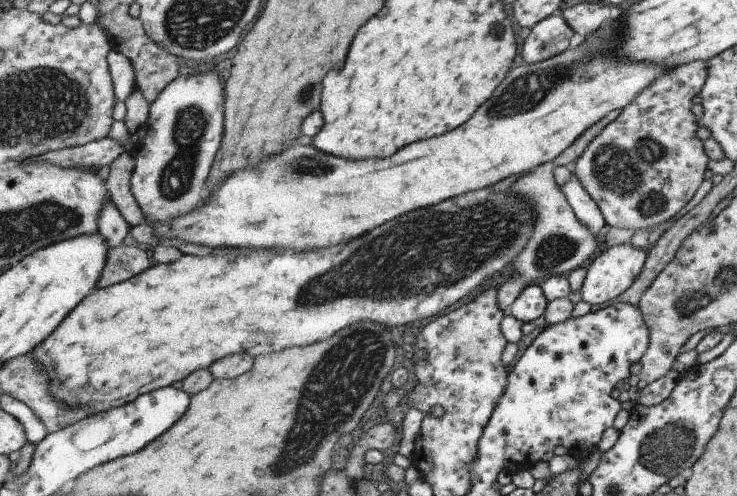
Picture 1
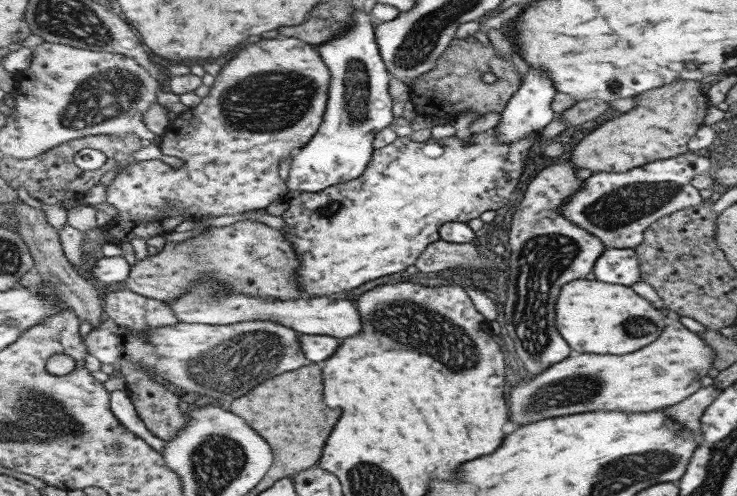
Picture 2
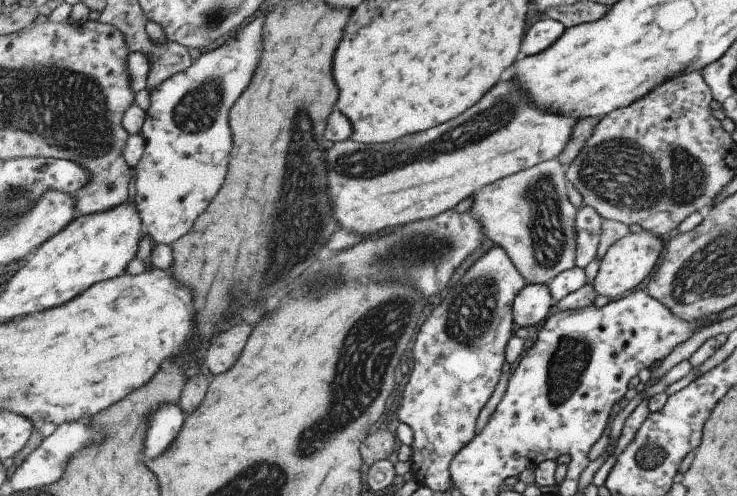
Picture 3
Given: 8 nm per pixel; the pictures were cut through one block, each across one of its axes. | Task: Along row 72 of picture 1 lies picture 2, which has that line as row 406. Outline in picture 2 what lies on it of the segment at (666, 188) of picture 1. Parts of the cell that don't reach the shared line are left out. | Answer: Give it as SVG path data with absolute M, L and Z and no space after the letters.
M715 386L699 388L695 393L690 394L685 401L678 405L671 405L662 410L678 422L684 430L691 432L701 431L701 416L707 405L711 404L715 397L720 394L720 389Z

